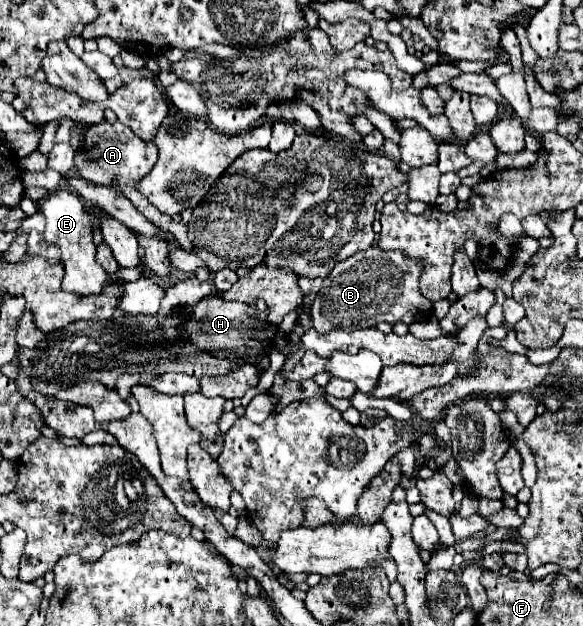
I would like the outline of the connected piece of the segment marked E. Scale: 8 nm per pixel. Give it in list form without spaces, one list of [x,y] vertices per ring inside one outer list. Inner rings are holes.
[[[70,191],[50,193],[44,199],[40,211],[46,215],[46,229],[44,229],[42,239],[46,241],[46,245],[56,245],[62,251],[62,265],[64,265],[62,291],[74,293],[80,297],[100,295],[104,291],[104,287],[111,281],[121,279],[125,282],[134,282],[142,277],[140,267],[136,267],[136,269],[120,268],[115,273],[106,273],[102,269],[102,265],[96,261],[96,245],[92,243],[92,227],[90,227],[88,213],[84,211],[82,199],[78,199],[74,193],[70,193]]]

